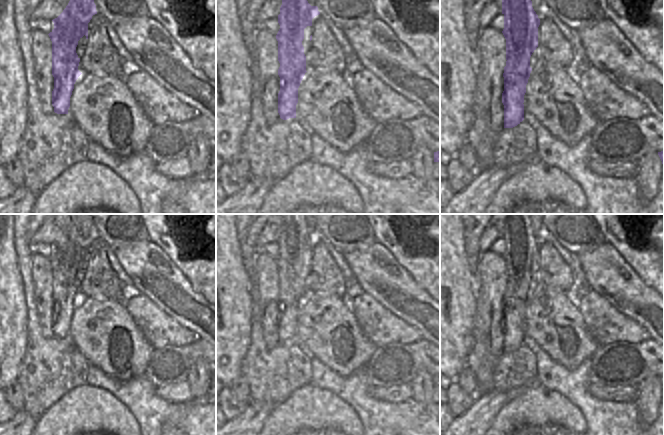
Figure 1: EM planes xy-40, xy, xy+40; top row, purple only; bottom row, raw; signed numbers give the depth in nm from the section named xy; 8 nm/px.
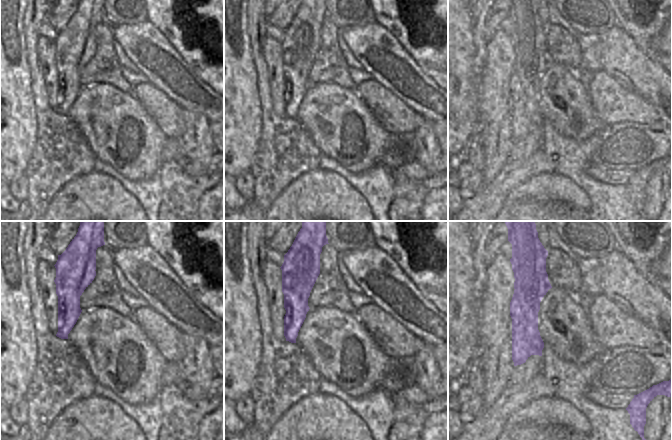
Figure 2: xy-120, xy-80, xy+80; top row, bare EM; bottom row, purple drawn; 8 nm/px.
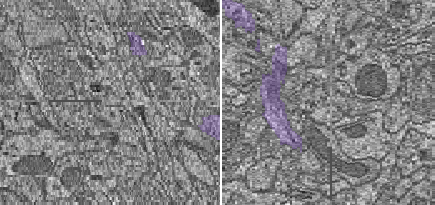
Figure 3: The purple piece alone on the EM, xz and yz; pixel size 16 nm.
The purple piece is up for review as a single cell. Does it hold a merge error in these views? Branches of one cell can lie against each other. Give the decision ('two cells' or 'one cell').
two cells

